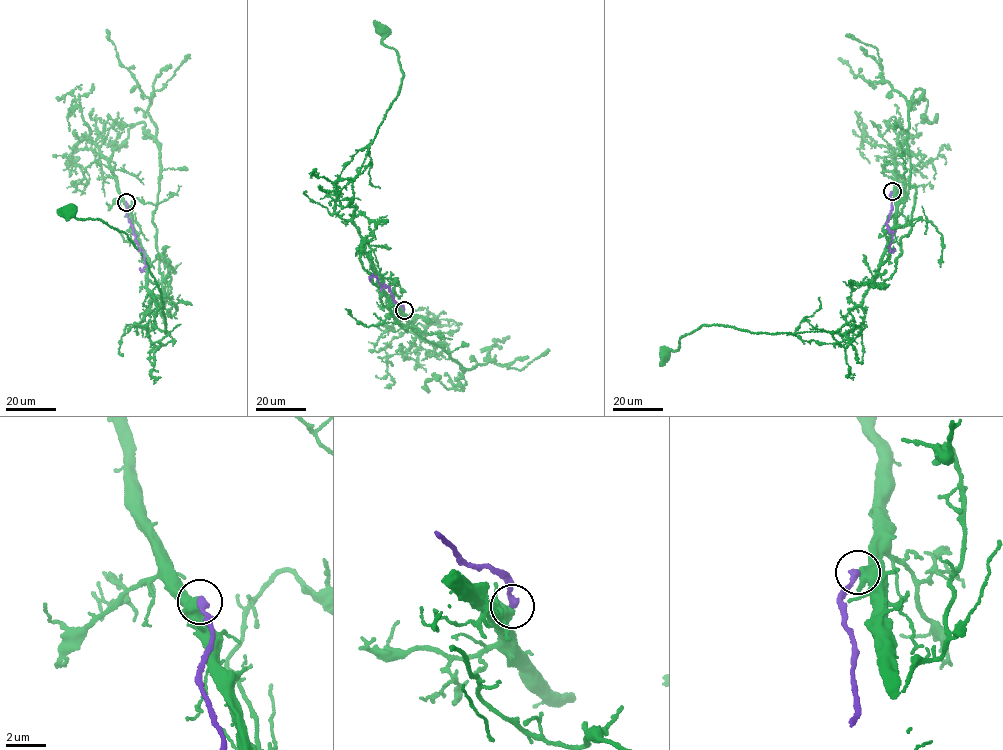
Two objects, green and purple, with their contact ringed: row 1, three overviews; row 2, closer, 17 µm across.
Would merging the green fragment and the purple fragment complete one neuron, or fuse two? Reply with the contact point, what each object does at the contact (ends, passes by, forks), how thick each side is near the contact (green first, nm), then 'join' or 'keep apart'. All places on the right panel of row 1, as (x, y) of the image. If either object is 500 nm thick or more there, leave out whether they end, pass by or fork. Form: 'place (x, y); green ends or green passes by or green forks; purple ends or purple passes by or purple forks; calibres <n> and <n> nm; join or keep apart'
place (892, 191); calibres 650 and 380 nm; keep apart

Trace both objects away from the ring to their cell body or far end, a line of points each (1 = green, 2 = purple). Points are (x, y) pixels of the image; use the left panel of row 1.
1: (126, 202), (148, 262), (148, 309), (155, 325), (166, 333), (160, 293), (126, 233), (70, 211)
2: (126, 202), (126, 214), (136, 242), (144, 252), (145, 267), (141, 271), (140, 268)

